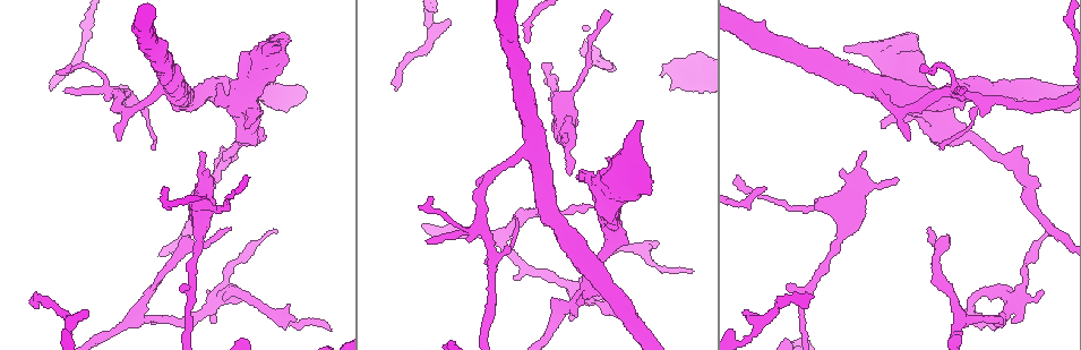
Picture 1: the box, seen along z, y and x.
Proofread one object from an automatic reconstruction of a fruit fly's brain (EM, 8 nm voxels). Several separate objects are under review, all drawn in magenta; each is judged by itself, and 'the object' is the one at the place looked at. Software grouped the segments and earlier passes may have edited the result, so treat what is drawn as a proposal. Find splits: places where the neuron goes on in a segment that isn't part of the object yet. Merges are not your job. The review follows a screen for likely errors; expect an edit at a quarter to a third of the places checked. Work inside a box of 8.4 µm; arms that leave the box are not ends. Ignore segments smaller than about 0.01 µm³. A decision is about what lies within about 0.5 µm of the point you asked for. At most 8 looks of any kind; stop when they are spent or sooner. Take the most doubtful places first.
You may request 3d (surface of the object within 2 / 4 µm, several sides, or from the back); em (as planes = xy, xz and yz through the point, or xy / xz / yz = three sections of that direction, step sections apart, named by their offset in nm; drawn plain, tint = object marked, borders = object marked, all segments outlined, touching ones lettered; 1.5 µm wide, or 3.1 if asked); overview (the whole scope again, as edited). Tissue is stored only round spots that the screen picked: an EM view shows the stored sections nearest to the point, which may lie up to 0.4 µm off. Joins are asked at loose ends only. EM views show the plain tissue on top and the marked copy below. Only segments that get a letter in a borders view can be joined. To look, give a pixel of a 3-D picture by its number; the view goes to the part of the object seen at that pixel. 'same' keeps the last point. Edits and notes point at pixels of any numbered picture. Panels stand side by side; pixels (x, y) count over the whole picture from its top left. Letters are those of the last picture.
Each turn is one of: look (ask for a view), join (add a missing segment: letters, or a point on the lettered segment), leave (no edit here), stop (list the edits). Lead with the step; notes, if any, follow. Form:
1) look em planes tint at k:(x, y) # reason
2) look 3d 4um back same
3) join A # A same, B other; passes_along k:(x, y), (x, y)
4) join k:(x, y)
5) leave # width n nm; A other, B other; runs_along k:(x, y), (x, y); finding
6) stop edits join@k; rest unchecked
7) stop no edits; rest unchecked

look 3d 2um at 1:(929, 227)

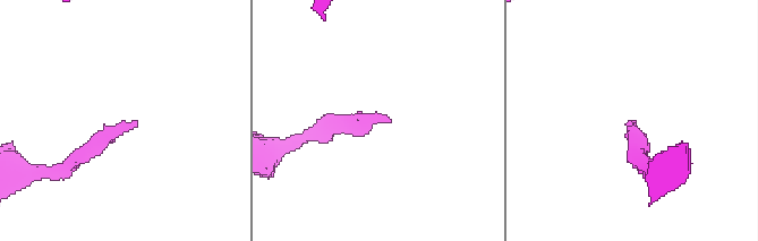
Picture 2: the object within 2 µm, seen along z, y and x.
look em planes borders at 2:(636, 121) # need the tissue

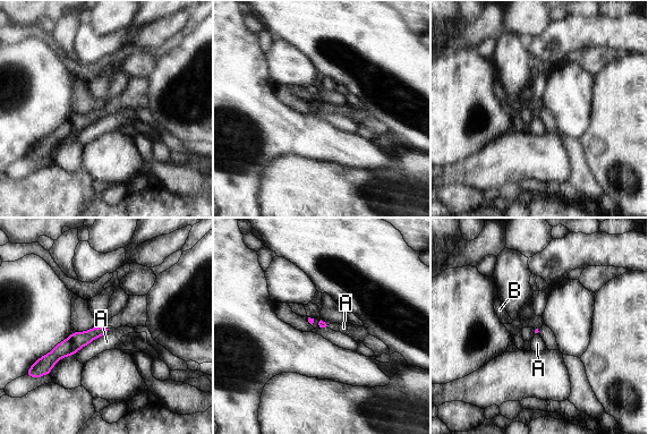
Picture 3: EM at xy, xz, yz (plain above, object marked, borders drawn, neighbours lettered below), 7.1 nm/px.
leave # longest_contact A 320 nm; A other, B other; none of them fits

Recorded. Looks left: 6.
look em xy step 8 borders at 1:(117, 141) # an open end

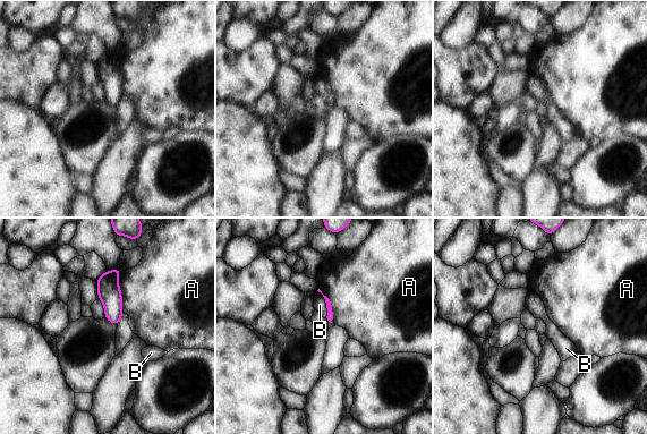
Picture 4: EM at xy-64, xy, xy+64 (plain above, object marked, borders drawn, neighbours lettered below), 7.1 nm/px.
leave # A other, B other; border 4:(317, 290), (325, 303), (325, 317); none of them fits

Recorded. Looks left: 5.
look 3d 4um at 1:(689, 271) # tapers out

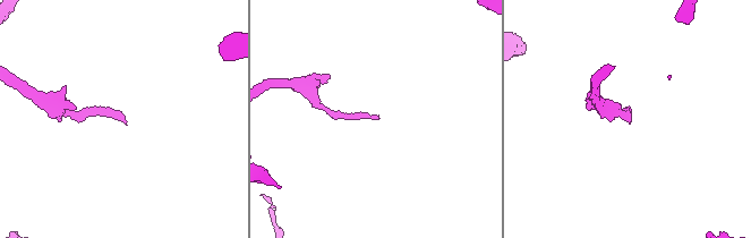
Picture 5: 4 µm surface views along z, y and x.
look em planes borders at 5:(380, 118)

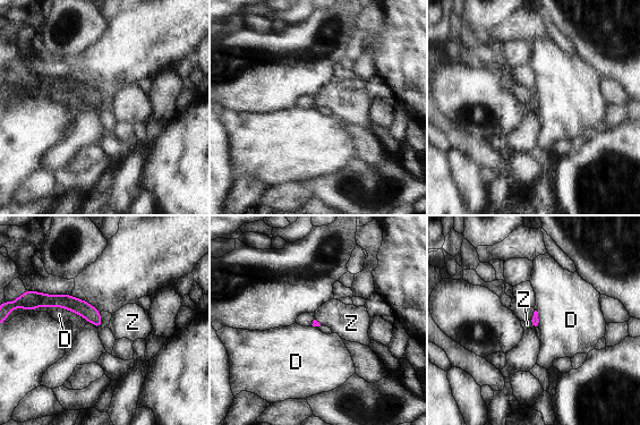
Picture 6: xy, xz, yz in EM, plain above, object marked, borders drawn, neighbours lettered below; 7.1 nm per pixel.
join Z # longest_contact D 480 nm; D other, Z same; the neuron continues

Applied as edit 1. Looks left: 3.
stop edits join@6; rest unchecked

